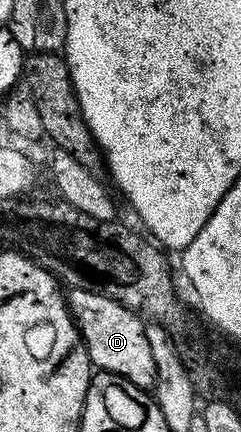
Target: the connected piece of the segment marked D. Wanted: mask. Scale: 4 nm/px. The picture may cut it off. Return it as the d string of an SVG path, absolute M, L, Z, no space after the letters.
M72 288L67 291L66 301L68 309L72 312L72 318L80 327L80 337L84 339L84 346L88 350L88 355L93 367L97 371L117 374L126 380L130 380L136 386L152 388L156 385L156 368L154 362L154 352L150 352L150 344L144 335L146 325L145 319L139 313L114 300L110 296L99 293L91 288Z

